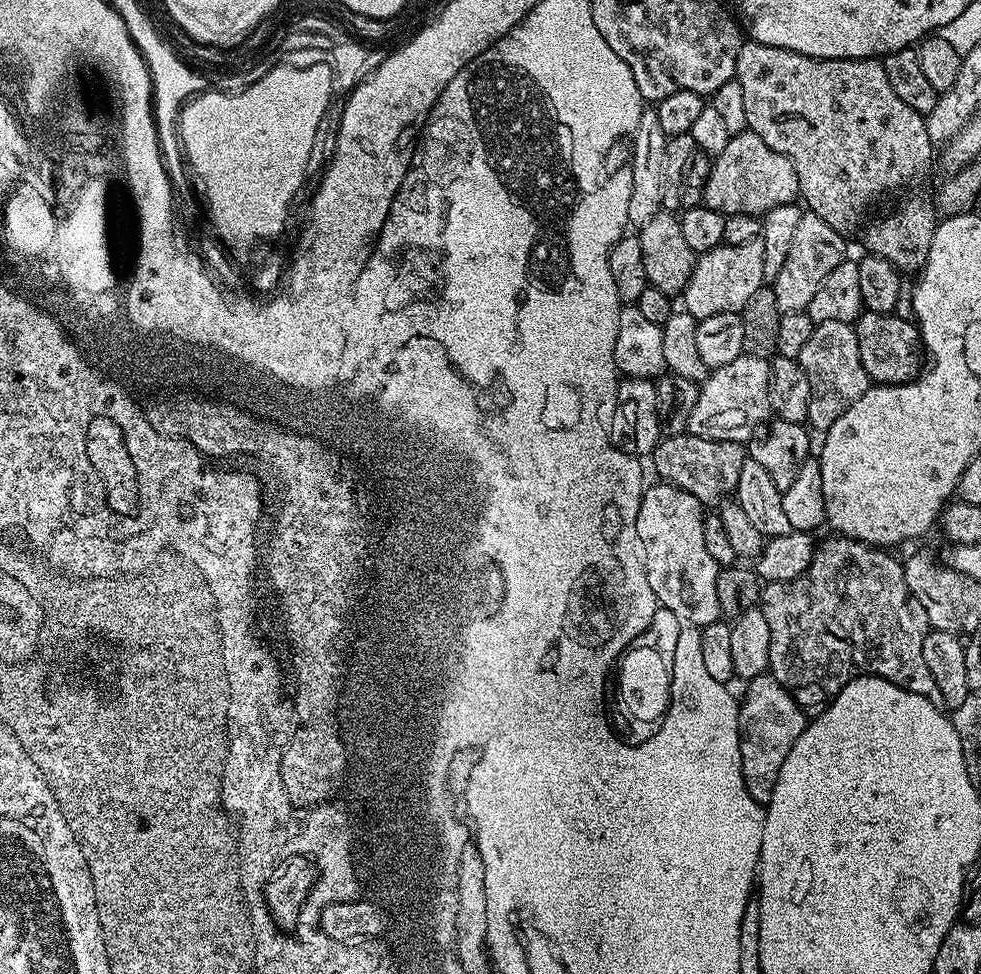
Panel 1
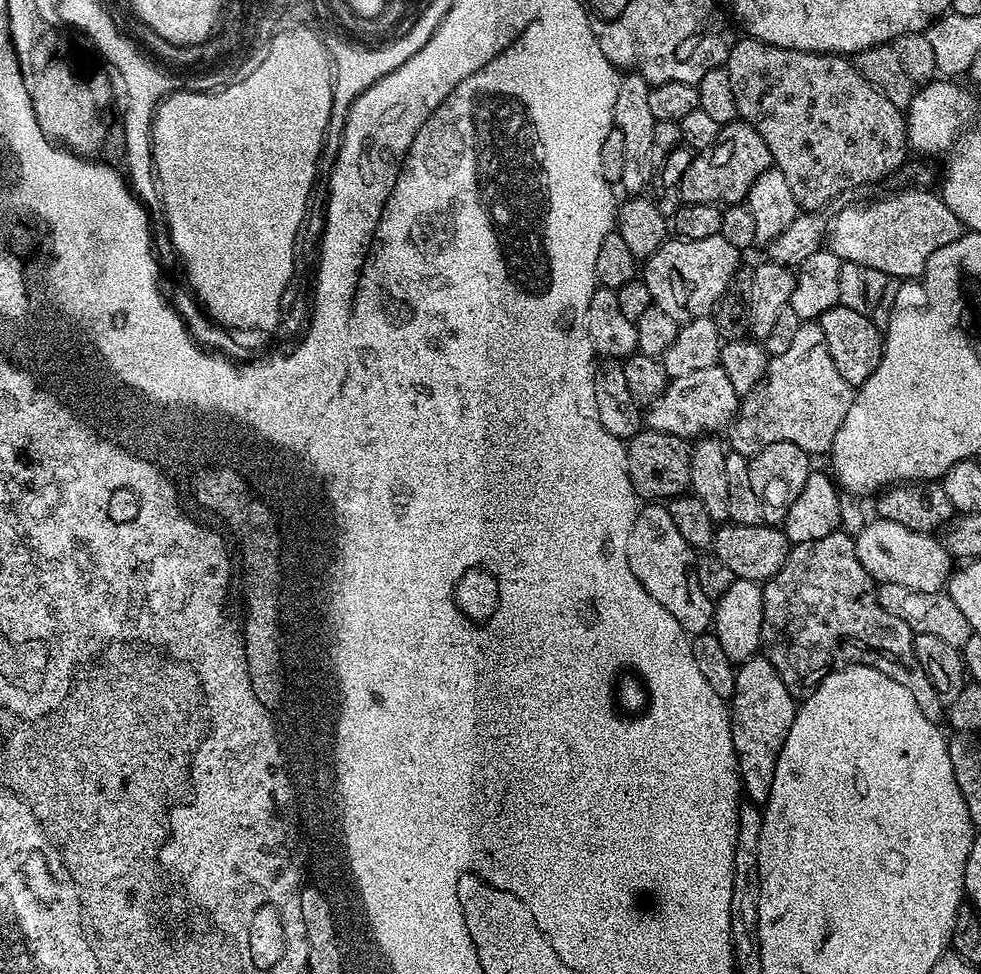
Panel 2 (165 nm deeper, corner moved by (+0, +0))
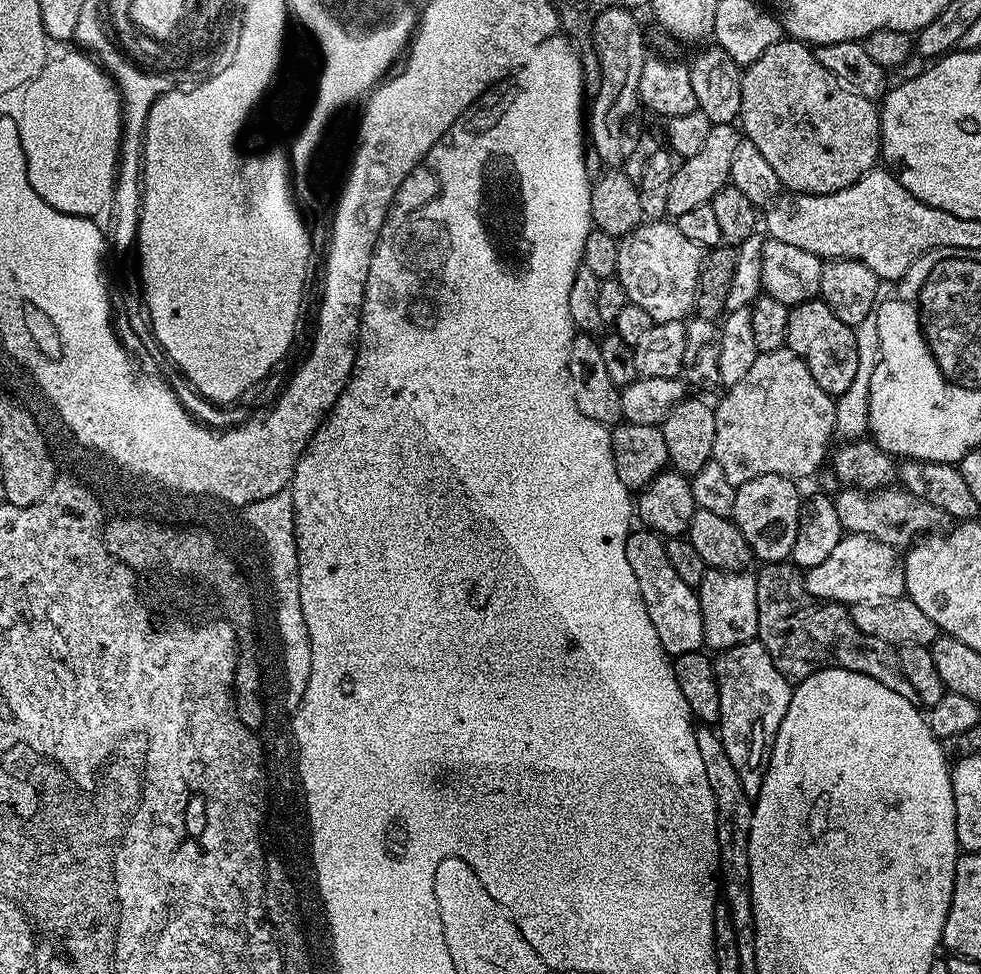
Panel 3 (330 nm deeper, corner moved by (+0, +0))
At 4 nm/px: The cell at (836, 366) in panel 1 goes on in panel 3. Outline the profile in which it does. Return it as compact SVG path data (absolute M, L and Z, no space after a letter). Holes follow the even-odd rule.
M788 347L761 352L754 366L727 389L715 405L711 459L722 466L726 478L737 486L762 474L812 476L824 460L828 439L836 431L835 399L814 382L814 374Z

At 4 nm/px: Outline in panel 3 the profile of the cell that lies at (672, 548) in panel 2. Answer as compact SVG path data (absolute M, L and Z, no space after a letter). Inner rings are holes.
M633 530L629 532L626 542L626 562L630 562L630 570L634 570L634 578L638 578L642 602L646 602L650 622L654 622L654 630L660 641L666 646L703 645L702 610L697 589L678 578L674 566L670 566L670 558L664 546L665 541L657 533L651 530Z

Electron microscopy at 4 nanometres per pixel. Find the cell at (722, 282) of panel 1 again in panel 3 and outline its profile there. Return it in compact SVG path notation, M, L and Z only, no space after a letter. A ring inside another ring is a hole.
M667 219L642 222L632 232L619 237L617 250L615 279L625 291L627 303L642 306L658 324L683 321L695 309L702 249L684 237L675 222Z

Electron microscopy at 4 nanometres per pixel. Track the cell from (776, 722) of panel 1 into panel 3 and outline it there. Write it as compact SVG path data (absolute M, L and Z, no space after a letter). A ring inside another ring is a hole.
M759 639L747 640L733 648L723 649L717 656L720 657L715 657L714 667L720 707L718 735L742 782L742 790L748 797L755 798L768 769L768 759L772 757L772 743L778 734L778 726L782 726L782 718L786 718L786 706L790 706L793 685L778 670L778 666L774 666L774 658L770 658L766 646L762 646Z

